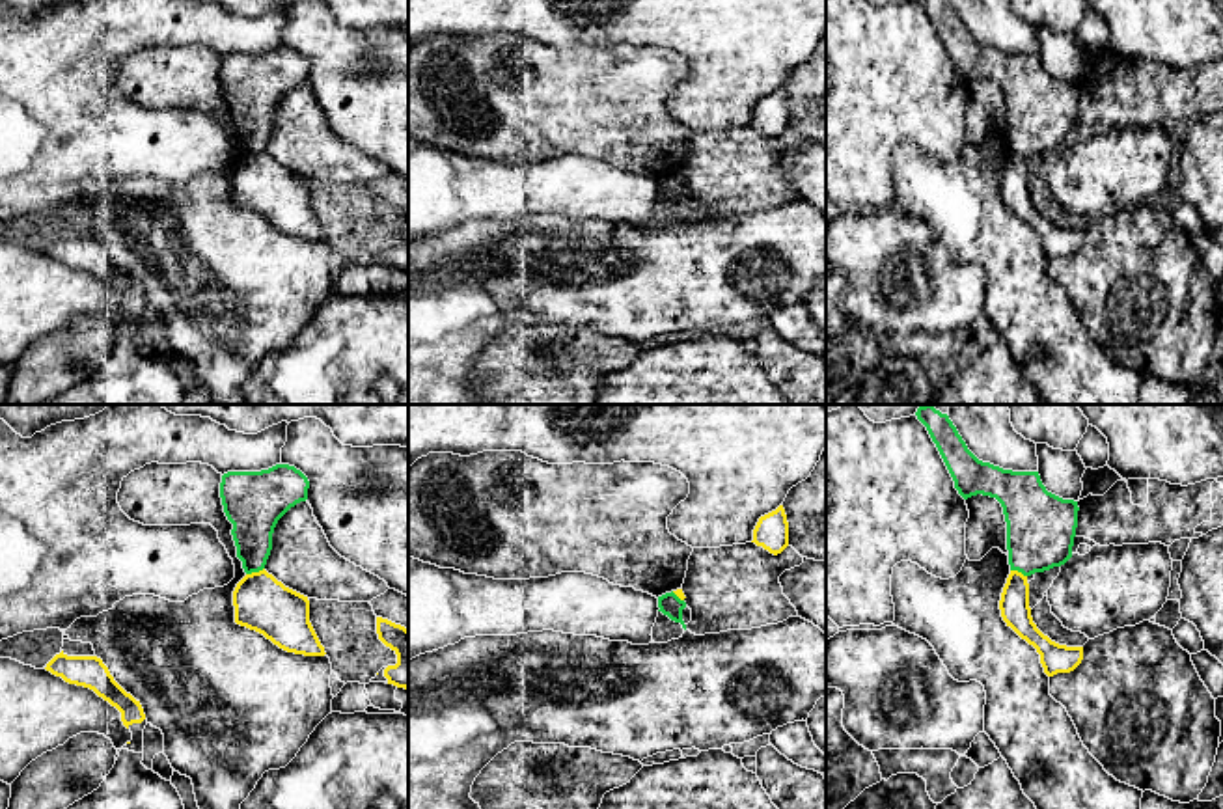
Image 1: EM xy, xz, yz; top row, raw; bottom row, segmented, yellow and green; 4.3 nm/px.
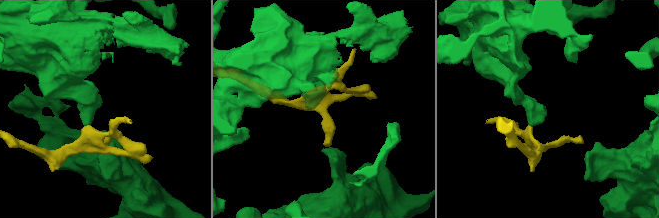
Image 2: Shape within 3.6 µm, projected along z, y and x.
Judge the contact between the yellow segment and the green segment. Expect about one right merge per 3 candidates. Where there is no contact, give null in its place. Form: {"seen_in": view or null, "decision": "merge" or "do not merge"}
{"seen_in": "xy", "decision": "do not merge"}

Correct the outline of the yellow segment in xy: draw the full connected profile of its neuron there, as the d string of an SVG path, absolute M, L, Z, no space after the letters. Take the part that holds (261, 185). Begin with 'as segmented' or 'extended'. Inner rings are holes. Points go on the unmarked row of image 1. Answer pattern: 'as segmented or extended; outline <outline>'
as segmented; outline M265 151L246 157L233 173L235 205L263 216L274 227L287 235L304 239L324 239L311 205L309 205L309 183L308 179L285 170Z

